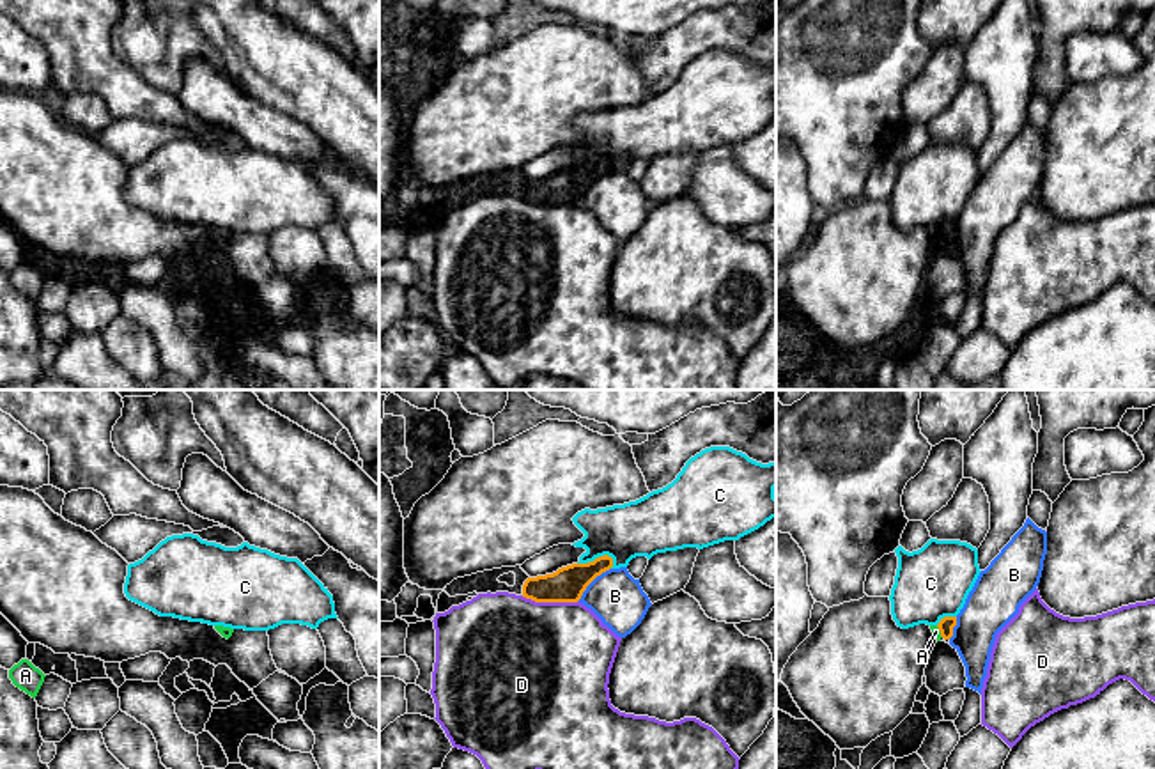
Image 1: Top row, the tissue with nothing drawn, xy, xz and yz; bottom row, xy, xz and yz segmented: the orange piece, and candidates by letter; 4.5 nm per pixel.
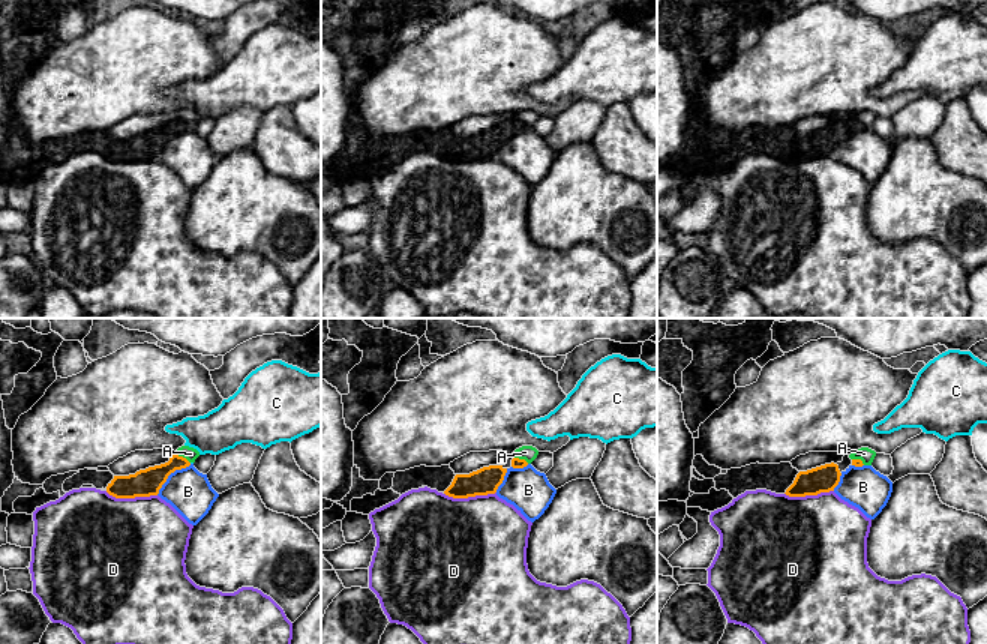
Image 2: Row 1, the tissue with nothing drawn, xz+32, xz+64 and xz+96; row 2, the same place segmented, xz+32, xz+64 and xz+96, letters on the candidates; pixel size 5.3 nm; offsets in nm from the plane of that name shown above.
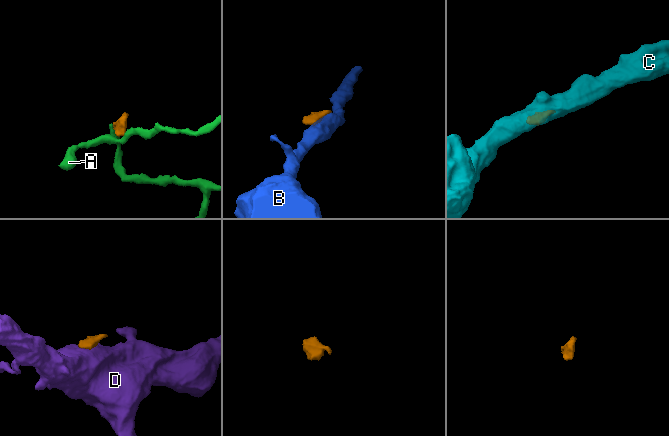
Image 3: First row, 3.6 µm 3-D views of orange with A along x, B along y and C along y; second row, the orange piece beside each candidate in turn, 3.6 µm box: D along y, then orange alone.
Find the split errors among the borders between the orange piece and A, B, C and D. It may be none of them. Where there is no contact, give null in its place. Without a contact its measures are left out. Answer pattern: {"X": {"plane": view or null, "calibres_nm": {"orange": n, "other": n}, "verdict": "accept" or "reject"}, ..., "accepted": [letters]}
{"A": {"plane": "yz", "calibres_nm": {"orange": 70, "other": 40}, "verdict": "reject"}, "B": {"plane": "xz", "calibres_nm": {"orange": 160, "other": 240}, "verdict": "reject"}, "C": {"plane": "xz", "calibres_nm": {"orange": 160, "other": 260}, "verdict": "reject"}, "D": {"plane": "xz", "calibres_nm": {"orange": 160, "other": 500}, "verdict": "reject"}, "accepted": []}

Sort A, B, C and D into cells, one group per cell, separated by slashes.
A / B / C / D

